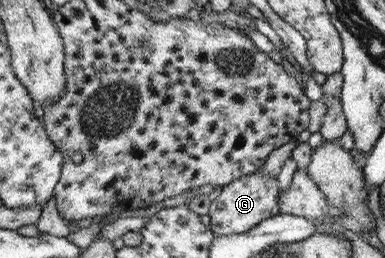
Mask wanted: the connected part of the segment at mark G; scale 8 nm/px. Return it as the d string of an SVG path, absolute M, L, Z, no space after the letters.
M259 169L240 176L233 182L221 187L220 194L210 201L207 211L210 232L217 235L217 237L237 235L249 231L262 220L275 216L279 213L277 204L278 191L275 177L263 177L259 173Z

